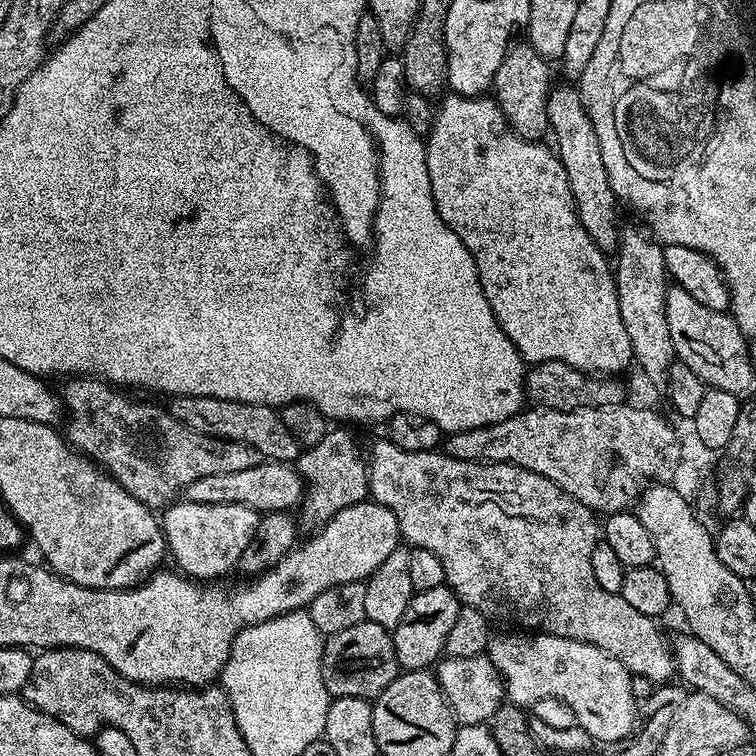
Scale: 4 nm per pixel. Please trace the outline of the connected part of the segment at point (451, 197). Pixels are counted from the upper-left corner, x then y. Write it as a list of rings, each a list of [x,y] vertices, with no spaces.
[[[448,94],[440,102],[426,137],[426,166],[434,206],[442,222],[470,250],[498,326],[532,364],[557,360],[580,372],[620,374],[633,359],[630,334],[626,334],[622,310],[618,310],[616,277],[609,257],[578,222],[570,182],[566,182],[566,170],[555,151],[549,145],[547,148],[547,143],[523,140],[512,131],[495,99],[487,95]]]

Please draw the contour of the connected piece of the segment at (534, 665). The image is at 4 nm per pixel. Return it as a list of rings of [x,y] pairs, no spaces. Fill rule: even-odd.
[[[516,634],[520,636],[496,636],[488,641],[486,655],[488,661],[500,671],[500,678],[504,682],[507,699],[517,706],[536,704],[539,700],[561,700],[572,711],[575,723],[586,734],[590,734],[593,741],[607,741],[608,728],[616,728],[617,737],[628,735],[630,729],[637,723],[636,708],[638,701],[634,694],[630,694],[630,682],[633,675],[610,654],[598,650],[598,646],[578,642],[561,636],[547,634]]]

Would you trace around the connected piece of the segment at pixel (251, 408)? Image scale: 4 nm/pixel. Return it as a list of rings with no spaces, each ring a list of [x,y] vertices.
[[[174,396],[167,401],[166,407],[169,414],[178,418],[178,422],[182,422],[182,426],[198,434],[206,434],[210,438],[254,446],[254,450],[258,450],[258,454],[265,461],[295,462],[300,457],[300,444],[294,434],[286,430],[286,422],[282,422],[279,411],[270,406],[254,402],[230,402],[226,398]]]

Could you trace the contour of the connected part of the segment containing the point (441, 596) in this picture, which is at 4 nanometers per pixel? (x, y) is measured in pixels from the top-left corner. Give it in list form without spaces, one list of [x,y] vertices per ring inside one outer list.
[[[447,583],[434,586],[434,590],[412,593],[410,606],[406,606],[406,614],[402,614],[402,623],[391,629],[394,654],[401,669],[409,672],[428,670],[445,655],[446,637],[450,635],[450,629],[454,626],[454,618],[458,618],[460,607],[460,601],[456,599],[455,592]]]

